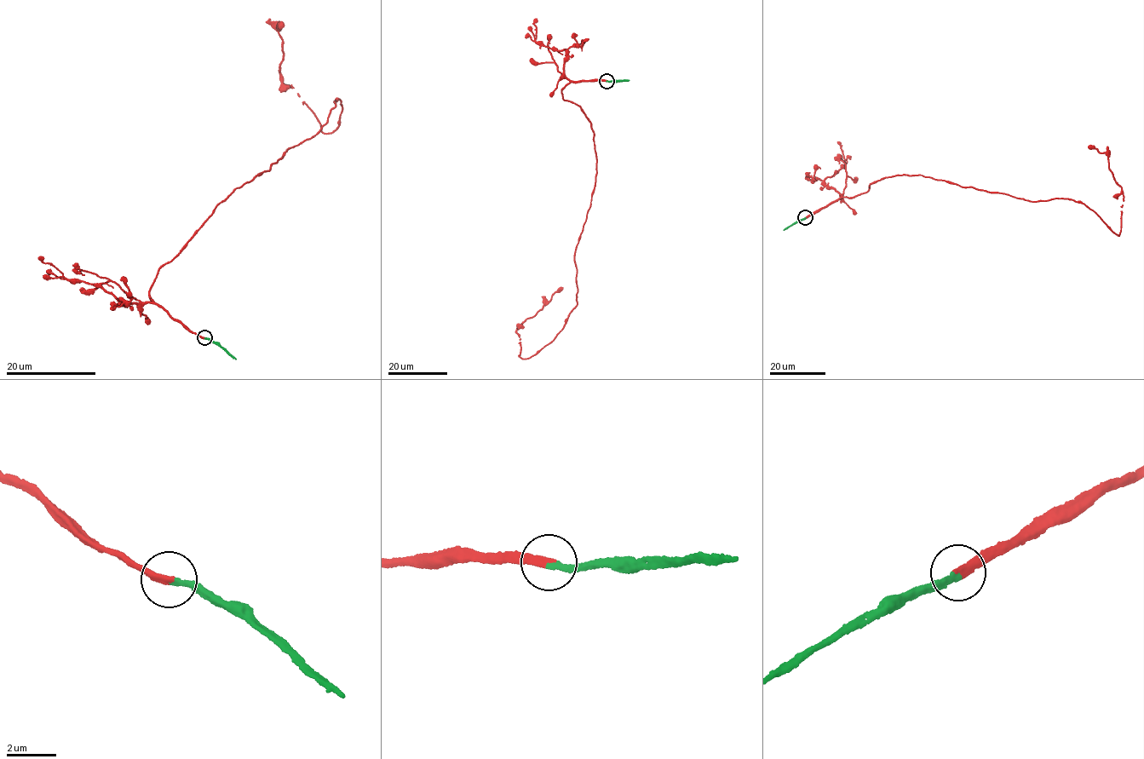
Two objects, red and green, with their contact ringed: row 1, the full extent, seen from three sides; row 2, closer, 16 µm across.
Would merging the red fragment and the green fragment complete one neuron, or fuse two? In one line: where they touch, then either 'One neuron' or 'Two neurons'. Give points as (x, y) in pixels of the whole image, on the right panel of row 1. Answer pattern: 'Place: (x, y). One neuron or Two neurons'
Place: (805, 217). One neuron

